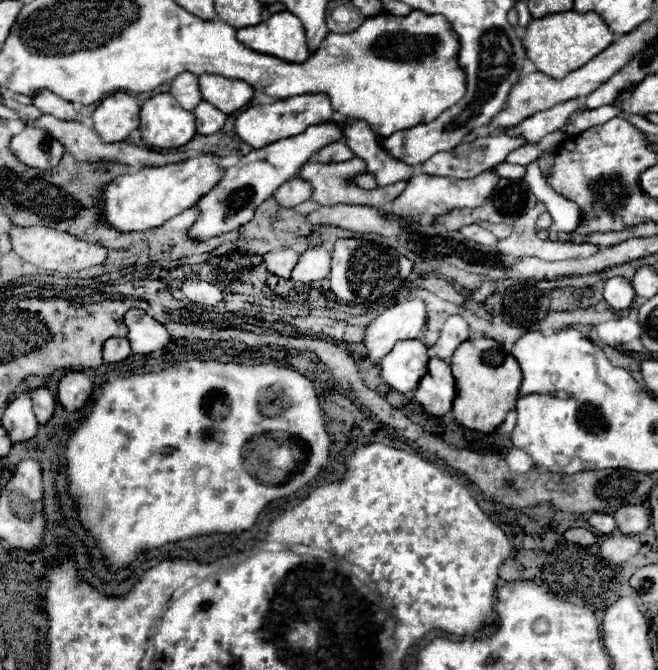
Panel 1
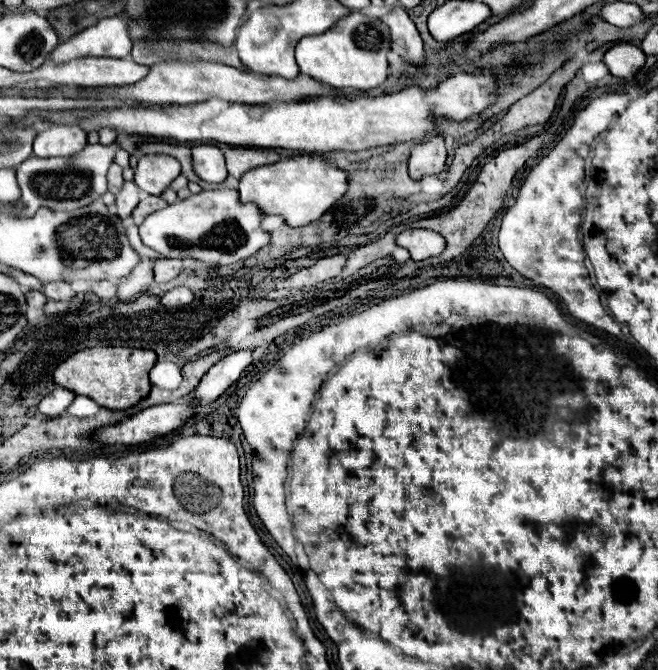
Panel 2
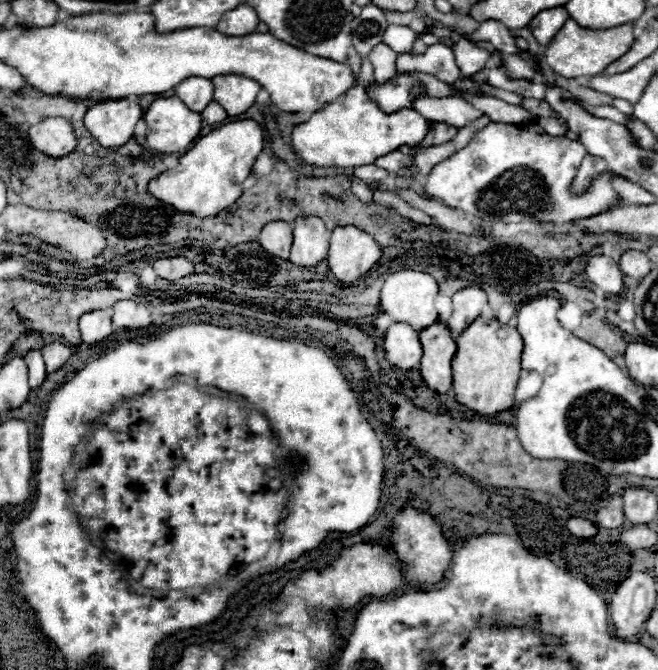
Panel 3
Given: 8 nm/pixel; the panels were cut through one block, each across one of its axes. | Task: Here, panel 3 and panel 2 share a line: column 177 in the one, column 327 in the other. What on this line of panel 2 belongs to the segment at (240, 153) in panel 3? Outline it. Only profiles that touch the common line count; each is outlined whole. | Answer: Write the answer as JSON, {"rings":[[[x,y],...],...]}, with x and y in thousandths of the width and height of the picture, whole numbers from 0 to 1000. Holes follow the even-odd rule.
{"rings":[[[447,233],[441,239],[426,239],[419,245],[392,248],[365,266],[362,296],[368,304],[380,301],[395,310],[404,322],[419,319],[435,328],[438,337],[462,337],[483,328],[517,293],[523,293],[529,275],[529,260],[517,251],[495,248],[489,236]]]}

